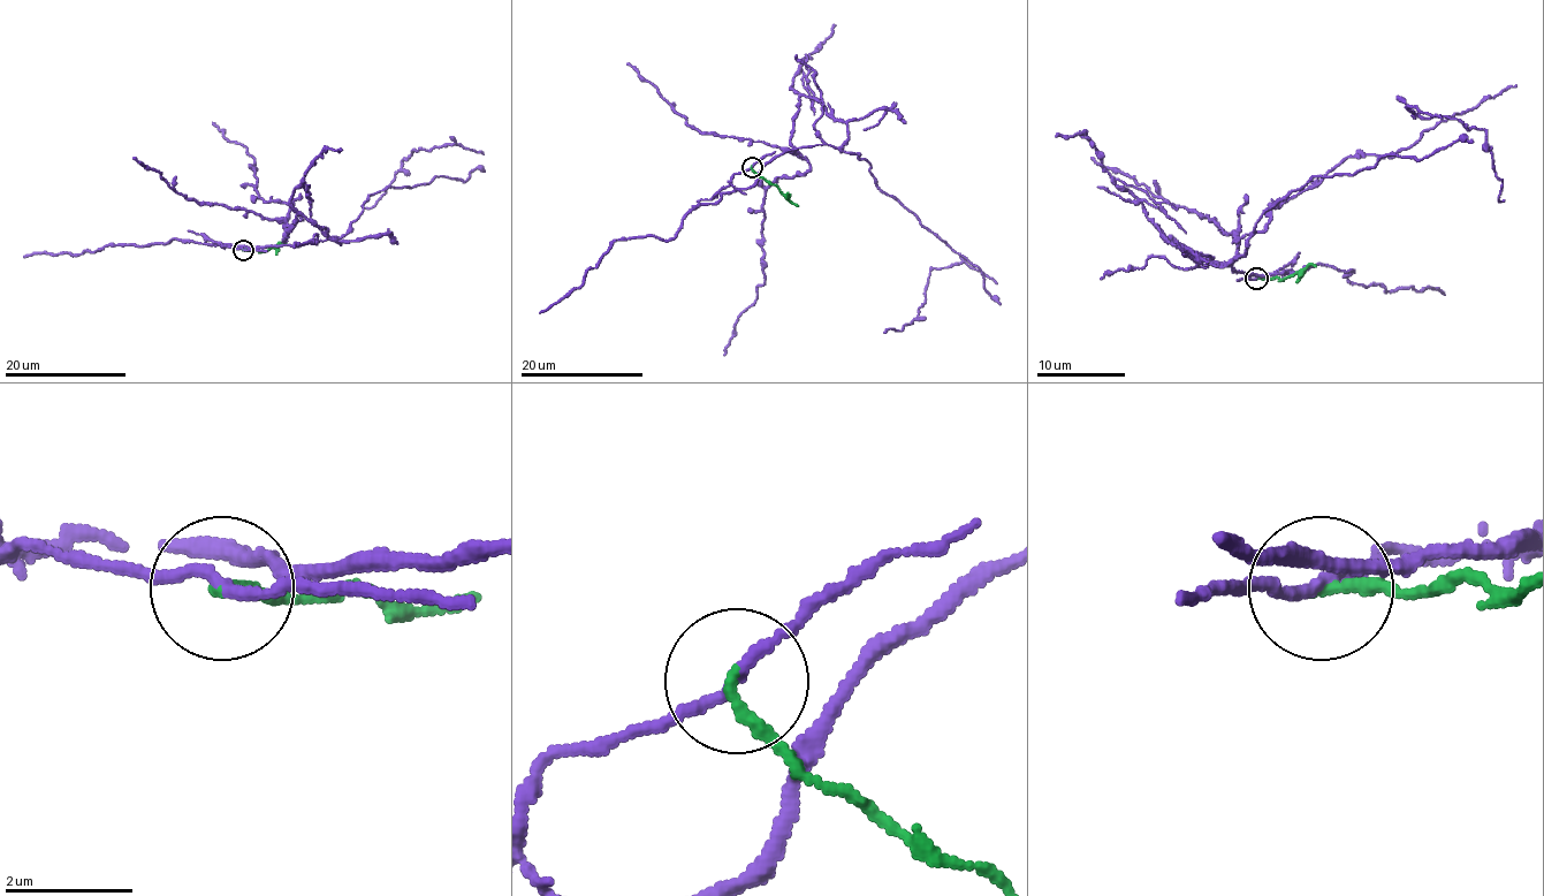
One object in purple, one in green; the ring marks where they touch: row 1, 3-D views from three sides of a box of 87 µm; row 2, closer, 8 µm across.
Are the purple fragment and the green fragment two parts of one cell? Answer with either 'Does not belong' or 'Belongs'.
Does not belong

